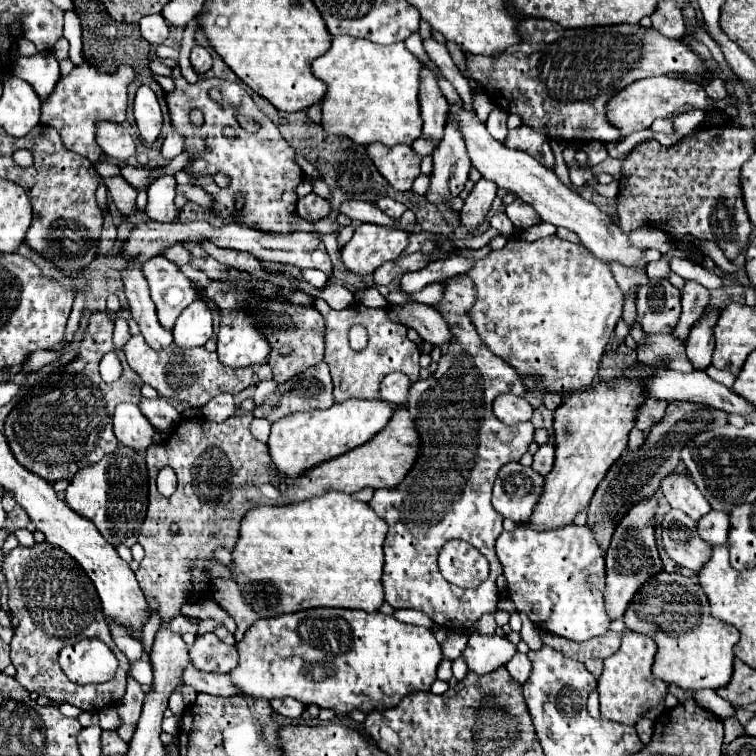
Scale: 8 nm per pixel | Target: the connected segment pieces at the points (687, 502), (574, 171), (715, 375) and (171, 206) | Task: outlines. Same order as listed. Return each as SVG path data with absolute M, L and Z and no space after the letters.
M672 473L662 479L660 489L672 509L680 509L696 522L712 509L700 489L688 477Z
M574 163L574 165L568 165L568 167L570 167L572 185L576 185L578 189L580 189L582 185L586 185L586 183L592 179L592 171L590 171L590 167L580 167L578 163Z
M708 367L708 375L712 377L712 379L716 379L718 383L724 383L726 387L730 387L732 383L734 383L734 379L736 379L736 375L734 373L730 373L730 371L722 371L722 369L716 369L716 367Z
M164 175L158 177L150 187L148 187L148 205L146 213L152 221L162 221L162 223L172 223L178 221L180 209L174 203L174 189L176 189L176 179L174 175Z

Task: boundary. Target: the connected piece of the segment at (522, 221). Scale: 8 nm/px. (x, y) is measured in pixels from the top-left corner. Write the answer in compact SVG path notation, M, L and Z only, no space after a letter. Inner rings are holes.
M514 199L510 205L506 205L506 215L514 223L516 229L526 229L526 227L540 223L538 213L520 199Z

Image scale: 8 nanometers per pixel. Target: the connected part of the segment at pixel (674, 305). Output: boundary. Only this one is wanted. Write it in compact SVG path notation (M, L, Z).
M668 279L650 281L640 287L636 309L646 335L670 335L680 319L680 291Z

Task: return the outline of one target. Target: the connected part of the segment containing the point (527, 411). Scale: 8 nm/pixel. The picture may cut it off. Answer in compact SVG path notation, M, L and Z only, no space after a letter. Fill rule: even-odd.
M498 395L494 399L494 415L504 423L504 425L516 425L522 421L530 421L534 413L534 407L524 399L516 395Z

